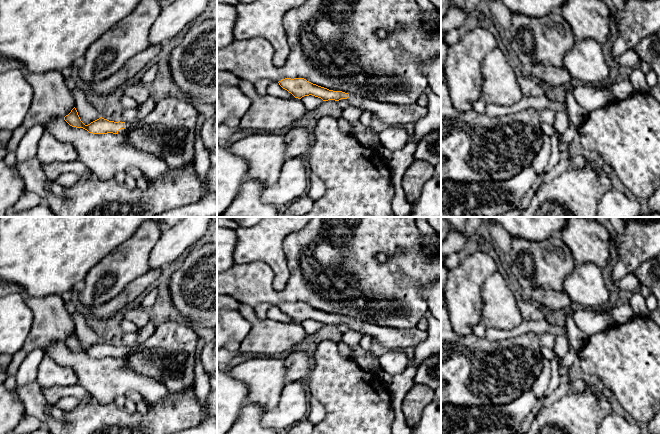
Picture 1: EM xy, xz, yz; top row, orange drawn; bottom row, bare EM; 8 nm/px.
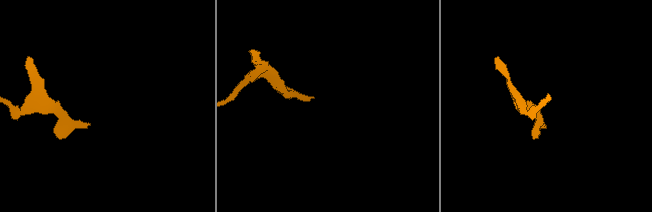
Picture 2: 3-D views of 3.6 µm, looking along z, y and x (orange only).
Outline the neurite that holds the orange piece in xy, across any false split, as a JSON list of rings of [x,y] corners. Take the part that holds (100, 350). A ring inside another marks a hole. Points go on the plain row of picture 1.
[[[74,331],[71,336],[64,341],[64,344],[72,351],[76,352],[83,352],[87,354],[89,357],[92,358],[107,358],[107,357],[113,357],[113,358],[121,358],[124,359],[126,356],[128,356],[131,351],[132,347],[130,346],[114,346],[109,345],[107,343],[104,343],[100,341],[99,343],[91,346],[88,349],[85,349]]]

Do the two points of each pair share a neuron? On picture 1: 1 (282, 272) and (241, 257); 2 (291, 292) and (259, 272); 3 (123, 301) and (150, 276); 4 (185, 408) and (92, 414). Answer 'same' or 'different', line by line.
1: same
2: same
3: same
4: same

